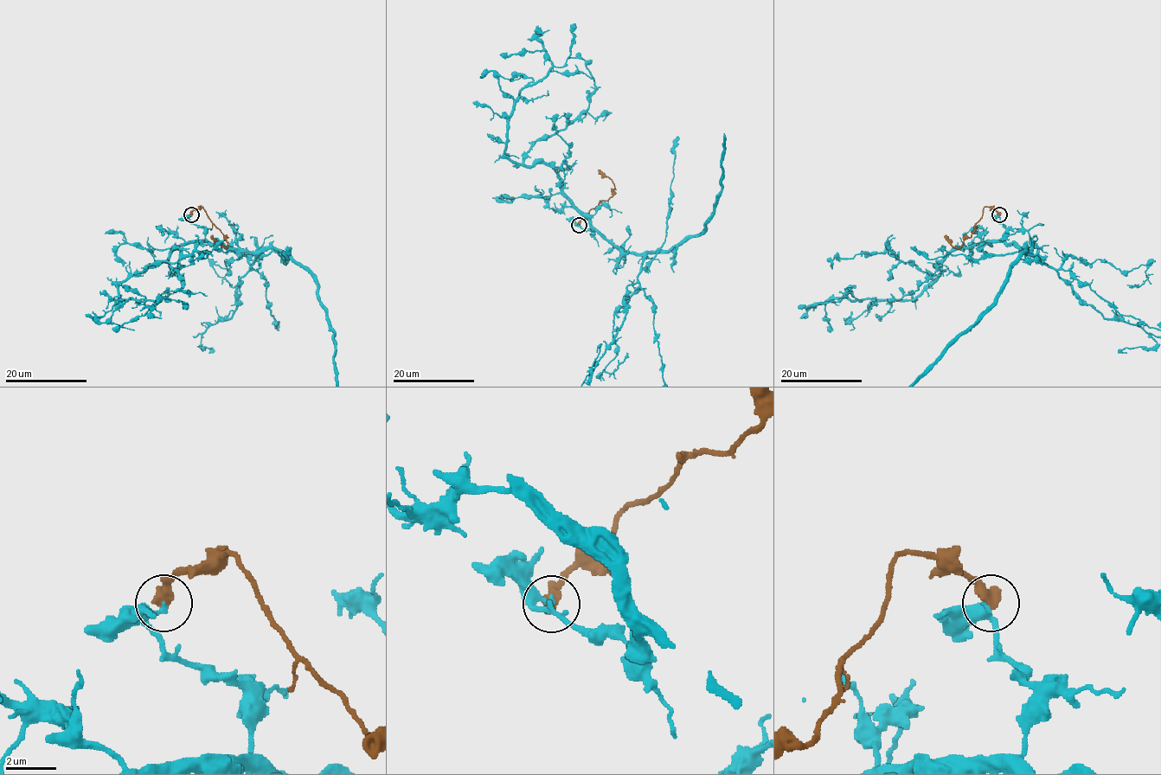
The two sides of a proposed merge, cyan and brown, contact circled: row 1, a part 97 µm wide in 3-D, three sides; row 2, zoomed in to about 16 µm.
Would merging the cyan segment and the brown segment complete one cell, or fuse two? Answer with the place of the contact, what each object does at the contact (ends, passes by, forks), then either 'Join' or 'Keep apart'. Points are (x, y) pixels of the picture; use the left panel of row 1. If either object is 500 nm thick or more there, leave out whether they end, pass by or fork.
Place: (191, 214). Join

